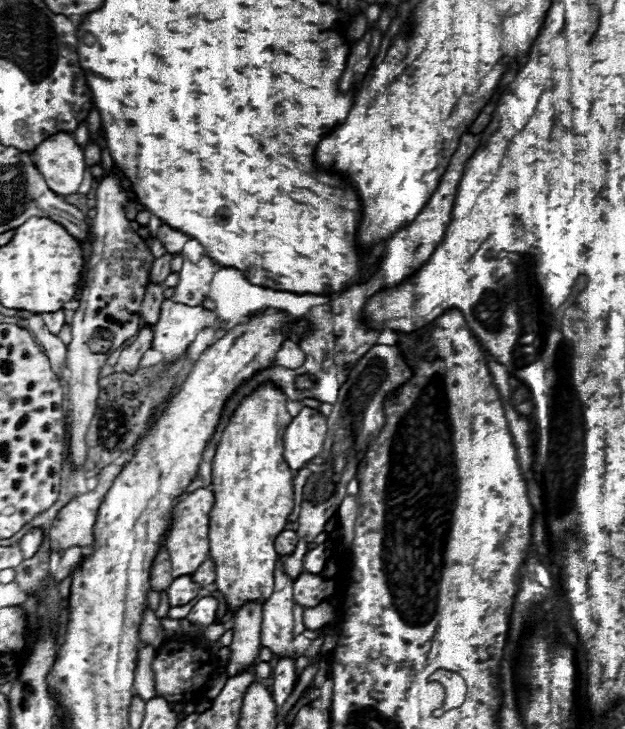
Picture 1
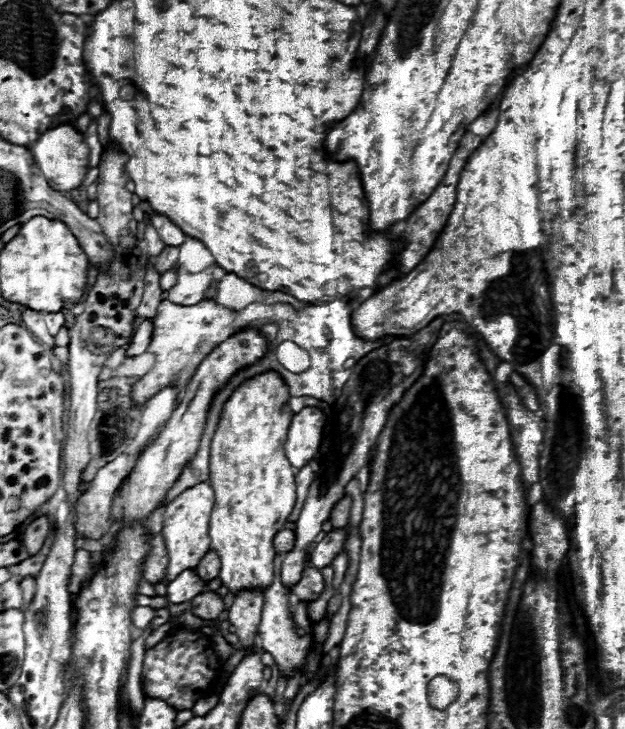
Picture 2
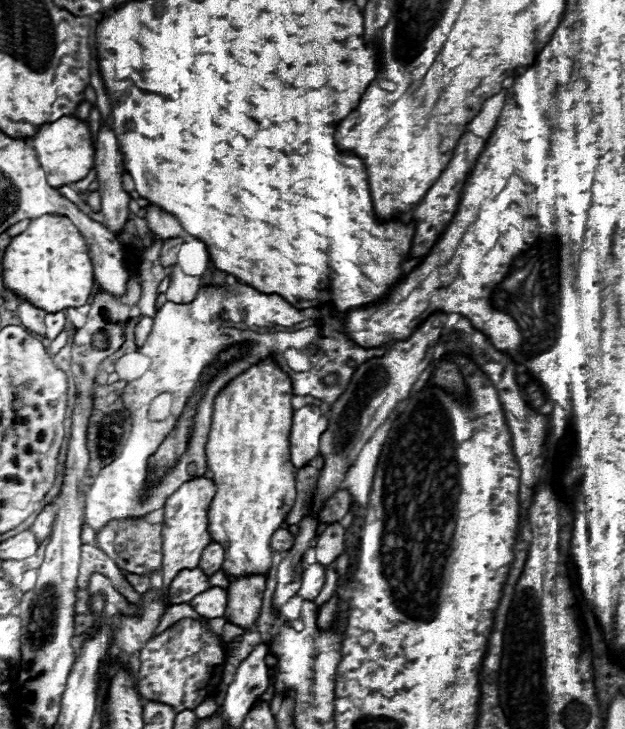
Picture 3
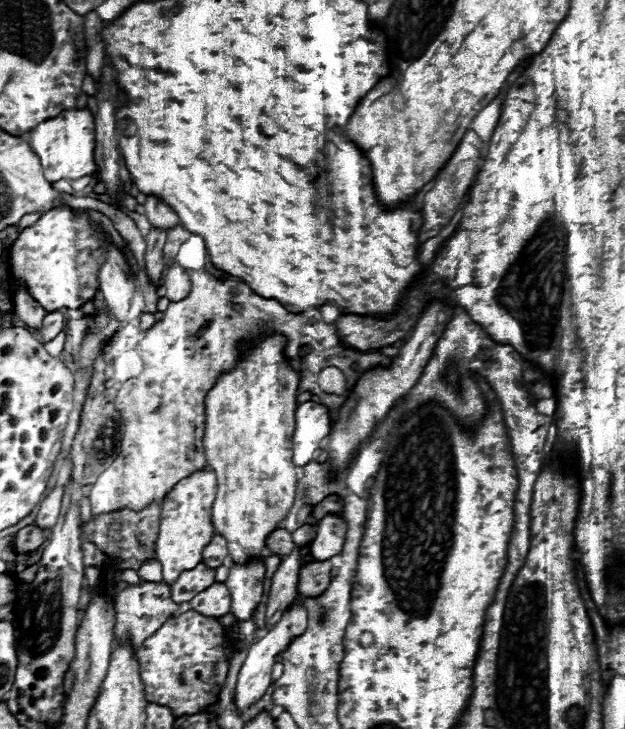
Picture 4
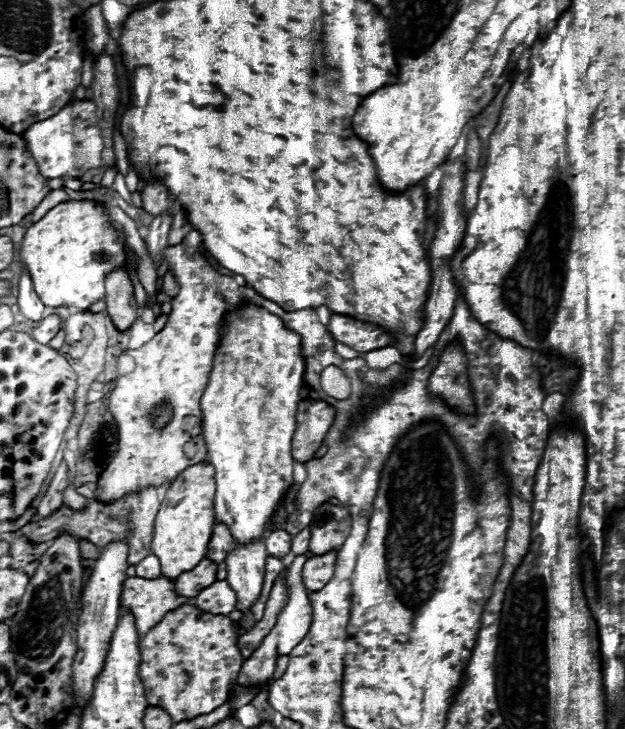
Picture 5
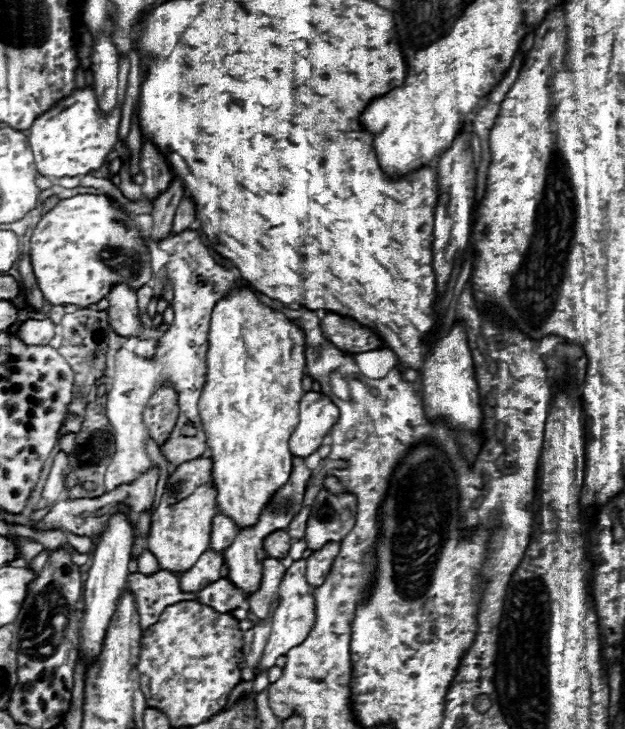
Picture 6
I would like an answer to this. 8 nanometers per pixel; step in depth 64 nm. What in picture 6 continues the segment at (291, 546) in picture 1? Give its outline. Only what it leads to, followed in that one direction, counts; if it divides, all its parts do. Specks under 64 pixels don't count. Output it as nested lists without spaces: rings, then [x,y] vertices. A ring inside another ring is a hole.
[[[276,530],[272,534],[266,536],[264,540],[264,550],[270,558],[286,558],[288,556],[288,550],[290,550],[290,536],[286,530]]]

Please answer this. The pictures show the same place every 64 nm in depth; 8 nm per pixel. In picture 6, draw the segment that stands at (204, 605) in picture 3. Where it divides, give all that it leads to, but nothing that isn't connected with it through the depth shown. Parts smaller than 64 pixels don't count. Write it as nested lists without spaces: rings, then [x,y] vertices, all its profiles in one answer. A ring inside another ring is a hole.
[[[220,578],[220,580],[208,584],[204,590],[198,592],[196,600],[204,602],[206,606],[212,606],[220,614],[232,612],[232,610],[244,606],[244,602],[246,602],[244,594],[228,578]]]

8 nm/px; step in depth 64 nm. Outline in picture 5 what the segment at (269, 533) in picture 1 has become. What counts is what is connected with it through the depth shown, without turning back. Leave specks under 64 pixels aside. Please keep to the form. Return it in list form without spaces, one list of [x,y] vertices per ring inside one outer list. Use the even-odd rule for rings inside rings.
[[[256,306],[238,312],[236,320],[228,322],[222,330],[222,344],[214,360],[210,382],[202,394],[200,408],[208,462],[216,470],[214,518],[228,526],[234,544],[246,546],[248,542],[264,538],[266,524],[272,522],[276,506],[294,484],[292,434],[296,430],[296,408],[304,380],[304,362],[300,358],[298,342],[300,336],[284,328],[278,316]]]

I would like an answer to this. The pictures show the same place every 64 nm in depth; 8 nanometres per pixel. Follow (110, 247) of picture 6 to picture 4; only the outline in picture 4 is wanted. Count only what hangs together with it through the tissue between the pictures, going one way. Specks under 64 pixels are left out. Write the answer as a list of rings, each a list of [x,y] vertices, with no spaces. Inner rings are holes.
[[[50,210],[40,220],[36,220],[30,228],[20,232],[20,236],[14,240],[8,252],[8,270],[16,284],[26,286],[32,298],[44,306],[44,310],[54,312],[60,308],[82,308],[86,302],[90,302],[98,290],[98,268],[102,264],[102,248],[100,248],[100,224],[92,222],[86,214],[82,218],[76,218],[68,210]]]

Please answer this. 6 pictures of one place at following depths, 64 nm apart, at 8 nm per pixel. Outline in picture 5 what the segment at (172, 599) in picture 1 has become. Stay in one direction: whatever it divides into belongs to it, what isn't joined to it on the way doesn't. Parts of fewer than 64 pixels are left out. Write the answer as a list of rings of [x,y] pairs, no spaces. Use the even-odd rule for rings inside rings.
[[[202,558],[196,568],[180,574],[174,580],[176,594],[180,594],[184,598],[194,598],[204,586],[210,586],[212,582],[216,582],[216,572],[218,572],[218,566],[214,562],[210,562],[208,558]]]

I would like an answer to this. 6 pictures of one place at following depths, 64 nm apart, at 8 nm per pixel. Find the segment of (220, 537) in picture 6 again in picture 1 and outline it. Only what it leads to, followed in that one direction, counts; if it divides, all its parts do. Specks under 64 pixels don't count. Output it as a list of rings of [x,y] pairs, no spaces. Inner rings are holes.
[[[208,558],[206,562],[202,562],[198,566],[198,570],[192,574],[192,578],[196,578],[196,582],[200,582],[200,586],[208,586],[216,580],[216,568],[214,568],[214,562]]]

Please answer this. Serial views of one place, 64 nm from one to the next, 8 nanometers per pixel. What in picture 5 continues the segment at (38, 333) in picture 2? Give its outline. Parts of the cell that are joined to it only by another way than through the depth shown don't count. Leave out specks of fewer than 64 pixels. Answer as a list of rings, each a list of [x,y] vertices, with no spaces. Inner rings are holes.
[[[26,270],[22,272],[20,282],[18,282],[18,308],[20,308],[22,316],[26,316],[32,322],[40,322],[44,316],[50,314],[50,310],[36,296],[32,280],[30,280]]]

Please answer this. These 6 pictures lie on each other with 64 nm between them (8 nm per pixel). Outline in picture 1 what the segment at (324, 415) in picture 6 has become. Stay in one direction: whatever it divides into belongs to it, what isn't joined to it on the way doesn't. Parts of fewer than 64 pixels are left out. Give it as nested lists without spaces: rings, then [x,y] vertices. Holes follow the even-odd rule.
[[[302,408],[288,424],[282,446],[284,462],[290,470],[304,468],[320,450],[326,438],[326,418],[312,408]]]

